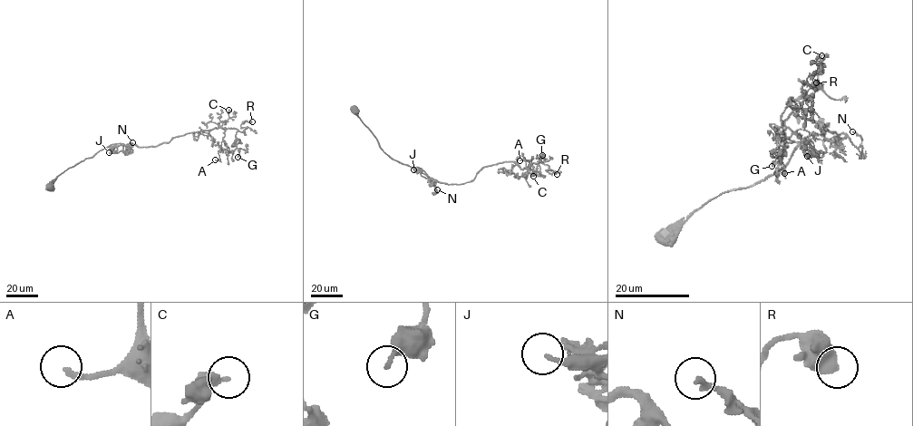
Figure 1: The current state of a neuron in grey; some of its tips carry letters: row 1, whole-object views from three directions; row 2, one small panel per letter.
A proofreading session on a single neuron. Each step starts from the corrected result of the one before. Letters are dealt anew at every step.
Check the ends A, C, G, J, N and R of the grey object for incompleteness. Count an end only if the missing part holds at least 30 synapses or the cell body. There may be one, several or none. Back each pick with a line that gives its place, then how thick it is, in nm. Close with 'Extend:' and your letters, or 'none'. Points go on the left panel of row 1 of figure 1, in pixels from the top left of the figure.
Extend: none

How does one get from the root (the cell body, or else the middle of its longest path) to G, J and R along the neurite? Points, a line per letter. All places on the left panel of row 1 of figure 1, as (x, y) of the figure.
G: (50, 188), (64, 170), (113, 143), (157, 146), (194, 131), (235, 128), (237, 157)
J: (50, 188), (56, 178), (69, 168), (111, 144), (124, 145), (117, 153), (109, 152)
R: (50, 188), (64, 170), (113, 143), (157, 146), (219, 127), (244, 131), (240, 125), (252, 121)

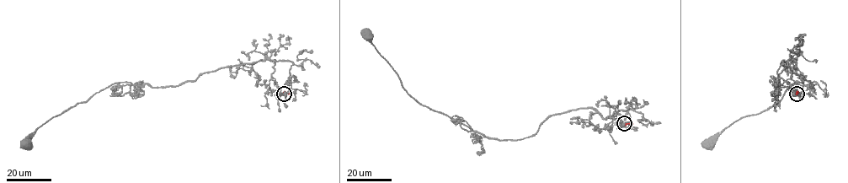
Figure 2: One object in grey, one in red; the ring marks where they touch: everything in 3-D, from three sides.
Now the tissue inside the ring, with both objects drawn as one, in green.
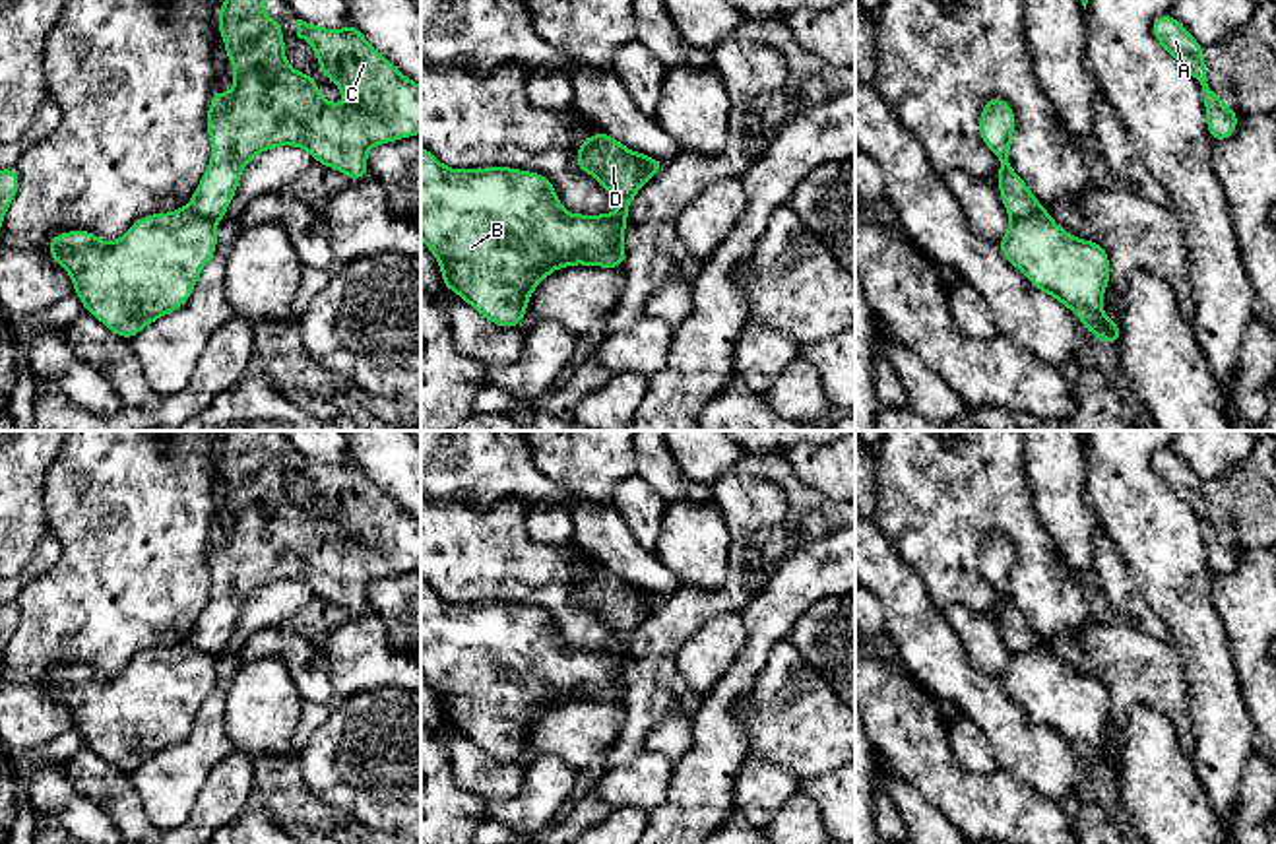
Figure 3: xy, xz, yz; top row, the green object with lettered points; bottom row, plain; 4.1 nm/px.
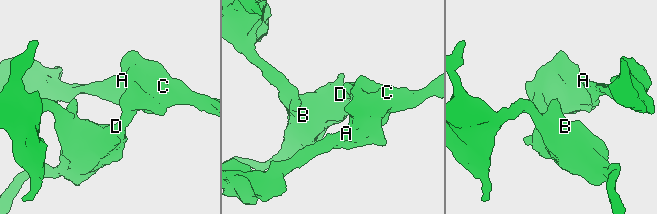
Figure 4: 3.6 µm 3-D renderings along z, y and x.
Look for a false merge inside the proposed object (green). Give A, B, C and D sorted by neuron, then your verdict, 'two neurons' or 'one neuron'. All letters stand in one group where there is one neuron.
groups A C / B D; two neurons

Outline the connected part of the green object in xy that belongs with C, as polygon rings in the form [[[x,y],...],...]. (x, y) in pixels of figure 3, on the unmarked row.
[[[229,431],[219,438],[217,464],[235,514],[229,530],[217,524],[209,536],[206,553],[211,576],[209,601],[188,636],[192,646],[215,658],[225,654],[242,603],[262,586],[297,580],[316,598],[357,615],[368,611],[370,582],[421,568],[421,520],[386,495],[353,458],[335,466],[297,454],[297,471],[310,477],[320,506],[335,516],[347,537],[332,539],[322,532],[316,514],[293,504],[285,493],[285,471],[277,470],[285,460],[262,444],[262,438],[273,433]]]

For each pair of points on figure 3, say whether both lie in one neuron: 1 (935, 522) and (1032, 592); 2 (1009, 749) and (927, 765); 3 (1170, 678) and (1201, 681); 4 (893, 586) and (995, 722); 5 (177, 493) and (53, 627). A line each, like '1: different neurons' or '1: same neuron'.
1: same neuron
2: different neurons
3: different neurons
4: same neuron
5: same neuron

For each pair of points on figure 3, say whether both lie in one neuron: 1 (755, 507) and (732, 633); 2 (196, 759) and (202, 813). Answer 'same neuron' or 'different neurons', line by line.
1: different neurons
2: different neurons

